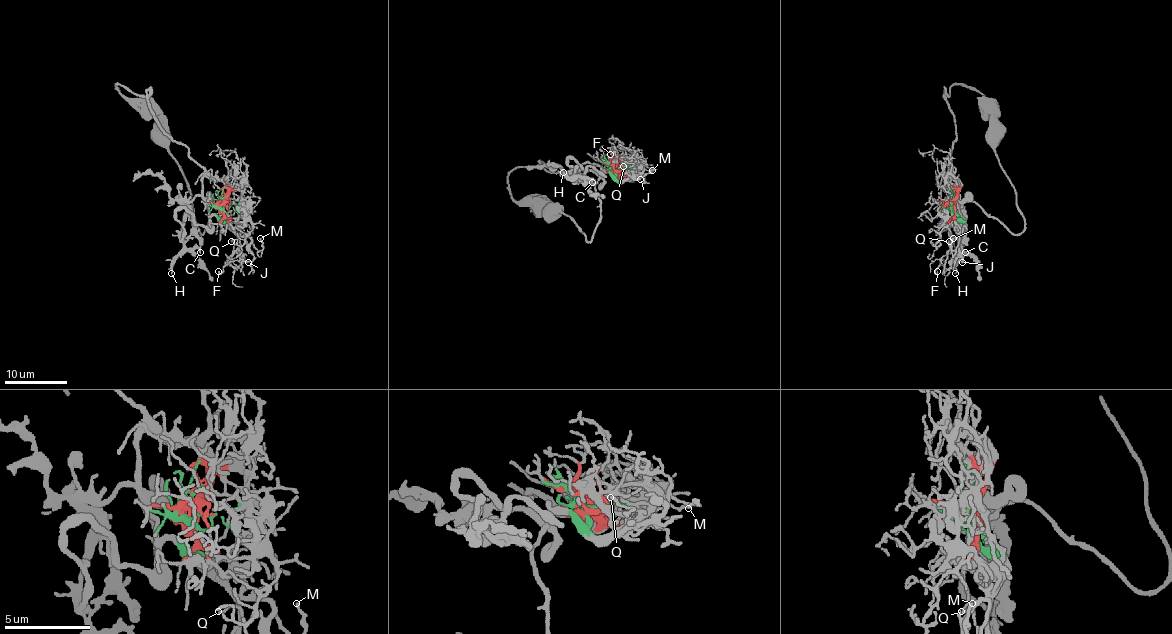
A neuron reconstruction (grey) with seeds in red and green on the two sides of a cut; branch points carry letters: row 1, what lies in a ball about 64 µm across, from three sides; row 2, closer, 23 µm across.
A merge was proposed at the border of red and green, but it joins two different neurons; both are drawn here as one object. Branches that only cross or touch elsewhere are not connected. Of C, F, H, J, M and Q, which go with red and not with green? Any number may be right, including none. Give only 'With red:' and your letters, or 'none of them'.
With red: none of them

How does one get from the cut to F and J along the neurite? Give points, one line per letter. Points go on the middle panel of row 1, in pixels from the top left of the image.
F: (614, 172), (618, 180), (626, 180), (631, 175), (628, 169), (631, 159), (617, 156), (614, 151), (610, 155)
J: (614, 172), (618, 180), (626, 180), (631, 175), (640, 178)

